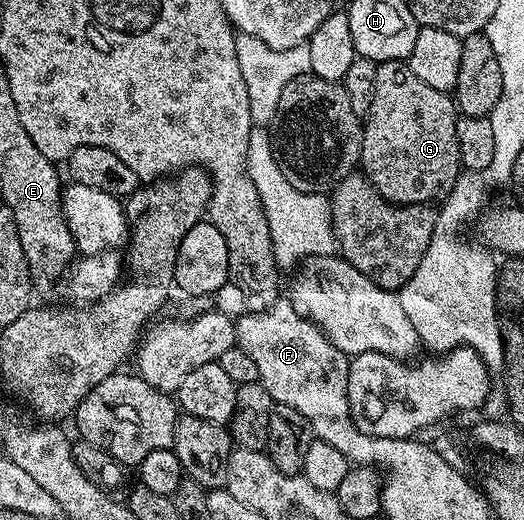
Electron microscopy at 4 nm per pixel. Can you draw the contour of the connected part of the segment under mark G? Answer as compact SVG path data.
M382 61L378 64L375 95L369 112L363 118L359 169L382 200L394 205L429 205L440 202L452 191L457 177L463 172L457 142L458 116L454 98L443 91L435 91L435 87L427 87L427 83L423 83L423 79L419 79L405 61Z

